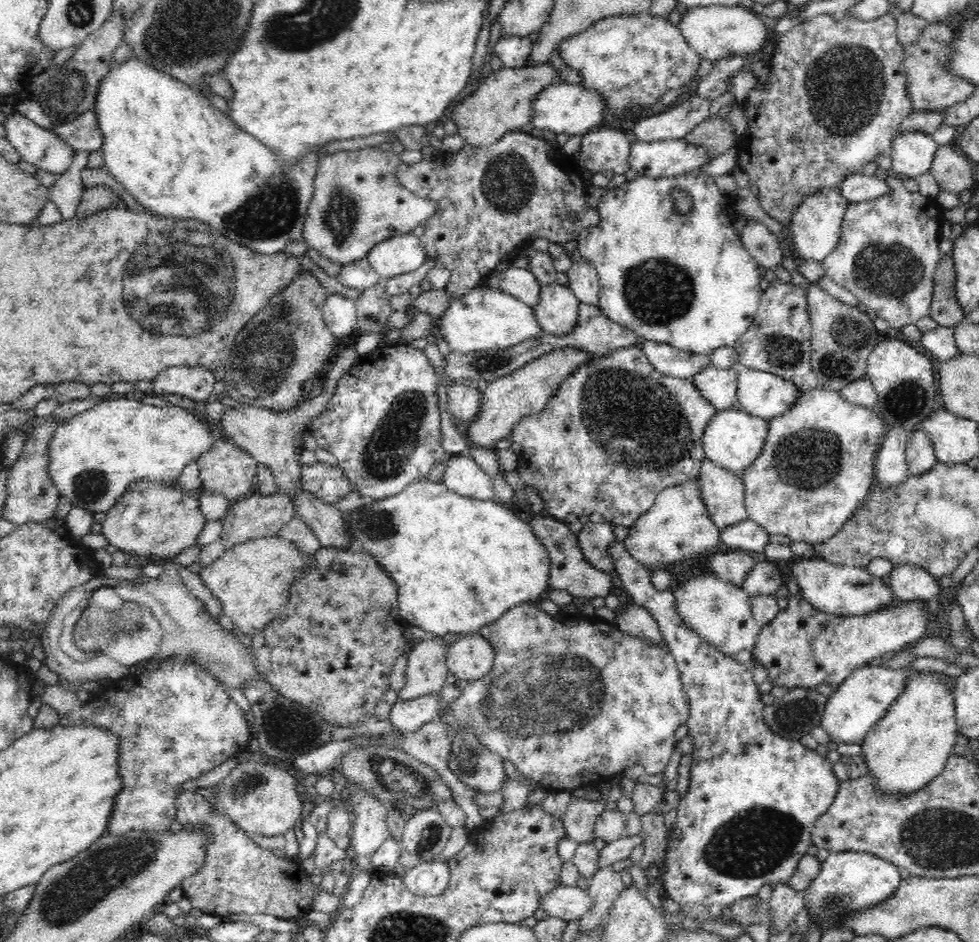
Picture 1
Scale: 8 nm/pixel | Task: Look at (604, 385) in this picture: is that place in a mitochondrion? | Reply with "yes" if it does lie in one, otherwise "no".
yes

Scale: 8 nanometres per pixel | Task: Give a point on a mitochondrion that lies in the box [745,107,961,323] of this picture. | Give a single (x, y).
(887, 269)

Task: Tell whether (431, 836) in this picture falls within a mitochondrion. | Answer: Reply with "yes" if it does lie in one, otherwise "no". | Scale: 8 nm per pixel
yes

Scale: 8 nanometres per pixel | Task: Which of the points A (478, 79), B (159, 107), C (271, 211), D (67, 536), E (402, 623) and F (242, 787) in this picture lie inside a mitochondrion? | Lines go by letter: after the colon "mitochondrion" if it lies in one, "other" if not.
A: other
B: other
C: mitochondrion
D: other
E: other
F: mitochondrion

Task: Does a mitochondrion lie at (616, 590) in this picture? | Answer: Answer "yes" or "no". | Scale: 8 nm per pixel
no

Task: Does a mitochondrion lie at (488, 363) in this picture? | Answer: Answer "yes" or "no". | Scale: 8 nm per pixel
yes

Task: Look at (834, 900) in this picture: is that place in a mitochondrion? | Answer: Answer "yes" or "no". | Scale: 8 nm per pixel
yes

